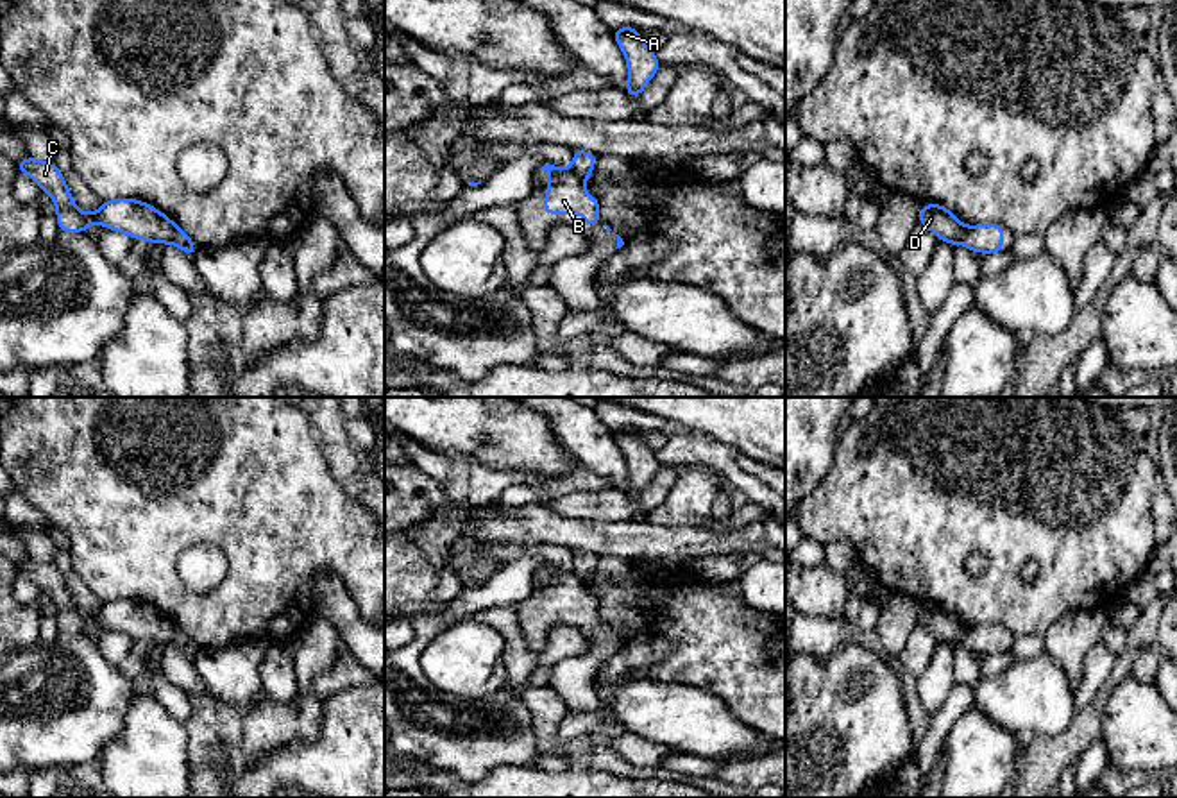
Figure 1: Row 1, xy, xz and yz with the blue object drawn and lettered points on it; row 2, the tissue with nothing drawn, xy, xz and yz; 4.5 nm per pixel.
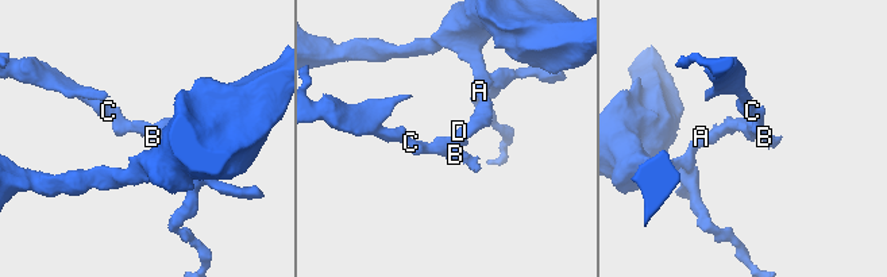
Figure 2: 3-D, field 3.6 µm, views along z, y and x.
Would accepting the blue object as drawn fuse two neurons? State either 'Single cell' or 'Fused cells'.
Fused cells

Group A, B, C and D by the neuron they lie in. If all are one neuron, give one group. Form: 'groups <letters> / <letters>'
groups A D / B C

